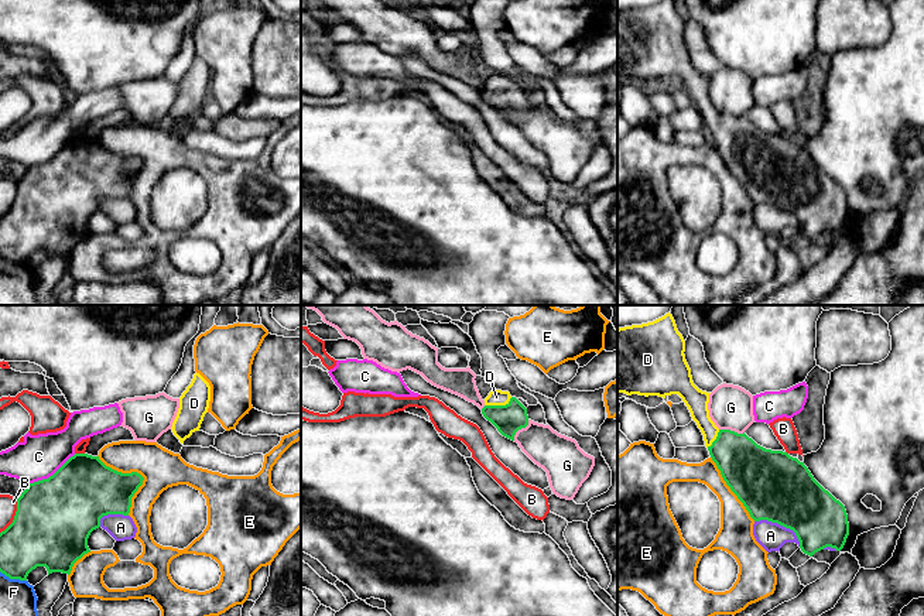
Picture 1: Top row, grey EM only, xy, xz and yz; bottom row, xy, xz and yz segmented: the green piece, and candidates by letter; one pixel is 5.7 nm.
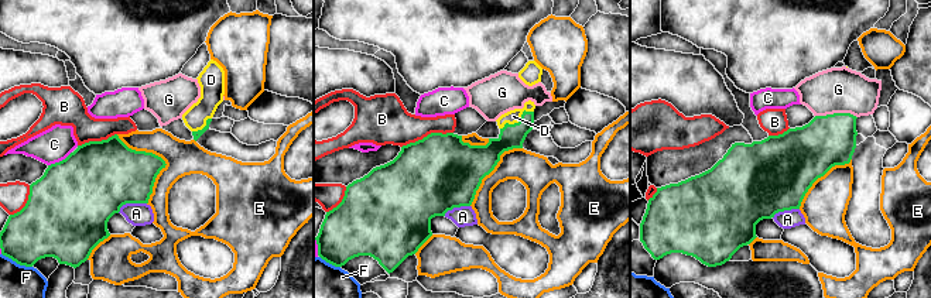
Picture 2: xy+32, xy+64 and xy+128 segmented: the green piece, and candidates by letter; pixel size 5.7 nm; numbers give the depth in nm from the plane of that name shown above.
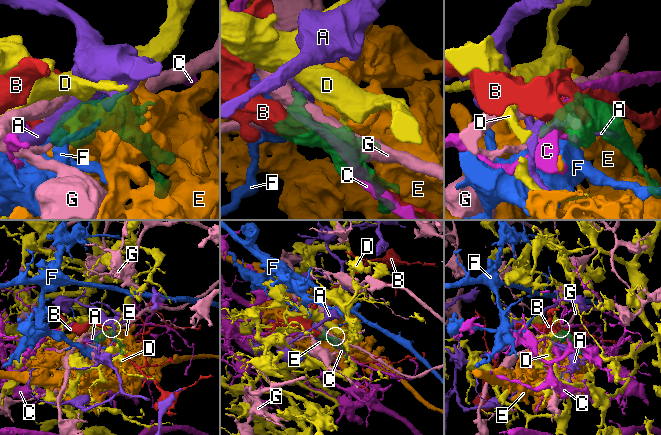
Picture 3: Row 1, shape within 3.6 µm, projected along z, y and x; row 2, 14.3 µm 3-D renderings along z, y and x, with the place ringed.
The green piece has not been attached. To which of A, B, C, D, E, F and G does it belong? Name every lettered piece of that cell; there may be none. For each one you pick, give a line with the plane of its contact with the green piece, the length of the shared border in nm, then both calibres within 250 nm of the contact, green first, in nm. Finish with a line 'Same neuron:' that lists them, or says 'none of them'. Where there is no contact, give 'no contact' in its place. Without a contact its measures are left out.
D: xz | 170 nm | 170/90 nm
Same neuron: D

